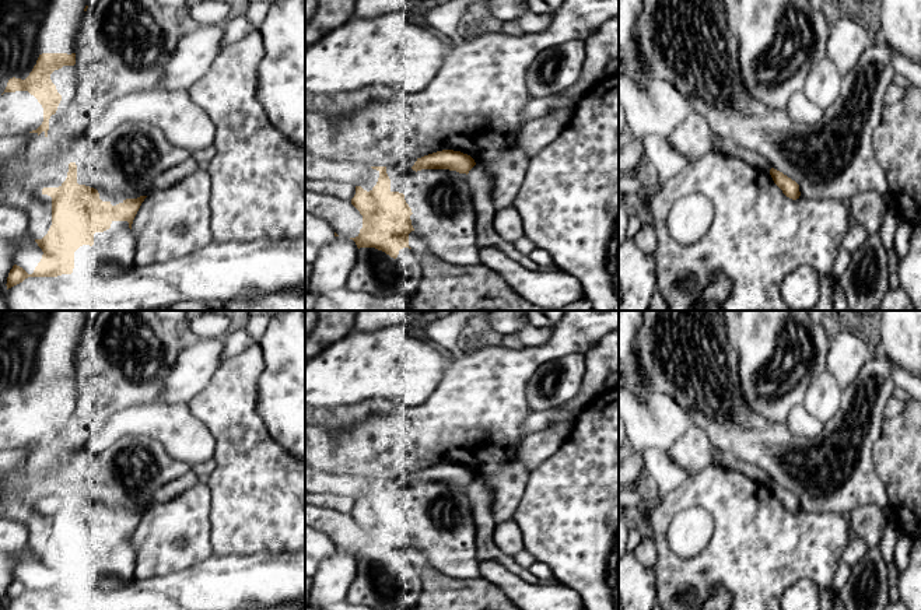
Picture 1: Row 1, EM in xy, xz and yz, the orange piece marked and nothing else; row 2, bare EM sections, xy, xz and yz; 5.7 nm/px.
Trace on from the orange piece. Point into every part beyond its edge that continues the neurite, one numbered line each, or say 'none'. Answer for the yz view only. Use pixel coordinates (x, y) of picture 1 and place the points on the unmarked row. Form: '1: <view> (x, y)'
none

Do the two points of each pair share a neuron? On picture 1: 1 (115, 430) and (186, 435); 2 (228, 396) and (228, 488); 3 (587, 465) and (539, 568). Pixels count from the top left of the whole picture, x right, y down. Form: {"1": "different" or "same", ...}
{"1": "same", "2": "same", "3": "different"}

